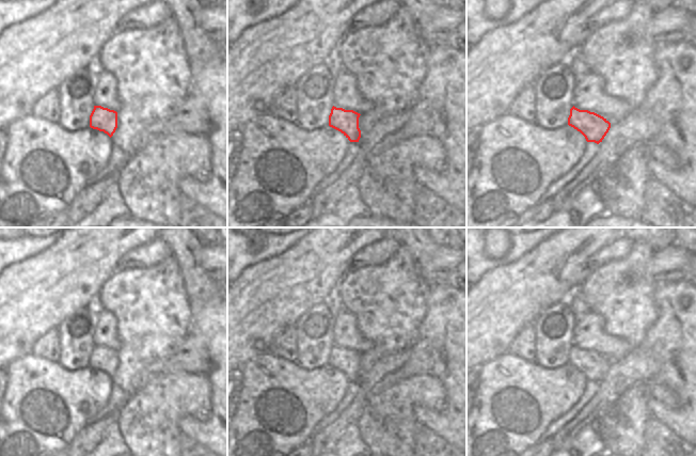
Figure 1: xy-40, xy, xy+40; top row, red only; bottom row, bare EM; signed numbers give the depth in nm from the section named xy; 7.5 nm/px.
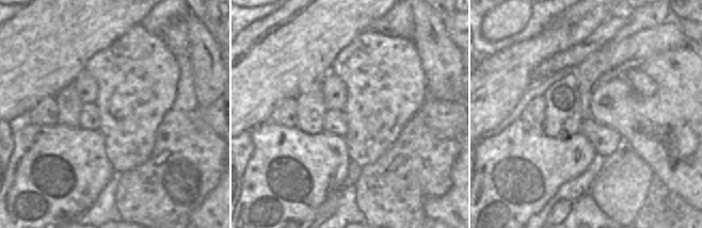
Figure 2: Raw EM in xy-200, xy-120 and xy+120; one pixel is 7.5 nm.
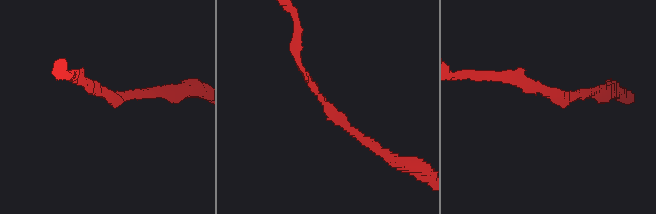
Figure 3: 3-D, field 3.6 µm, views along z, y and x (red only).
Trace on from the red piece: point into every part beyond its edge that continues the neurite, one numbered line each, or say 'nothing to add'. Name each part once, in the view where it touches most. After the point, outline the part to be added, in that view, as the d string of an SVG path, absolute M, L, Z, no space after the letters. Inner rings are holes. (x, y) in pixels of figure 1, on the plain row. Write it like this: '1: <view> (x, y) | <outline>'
nothing to add

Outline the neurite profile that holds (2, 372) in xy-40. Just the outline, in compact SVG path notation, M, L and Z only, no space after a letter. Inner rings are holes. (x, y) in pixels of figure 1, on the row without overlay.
M0 368L0 408L2 406L2 397L4 395L5 387L6 387L6 372L4 368Z

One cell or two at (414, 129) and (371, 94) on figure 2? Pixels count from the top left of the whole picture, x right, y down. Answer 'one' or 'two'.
two

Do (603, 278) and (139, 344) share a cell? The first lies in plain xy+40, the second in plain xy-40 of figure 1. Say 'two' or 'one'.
one

